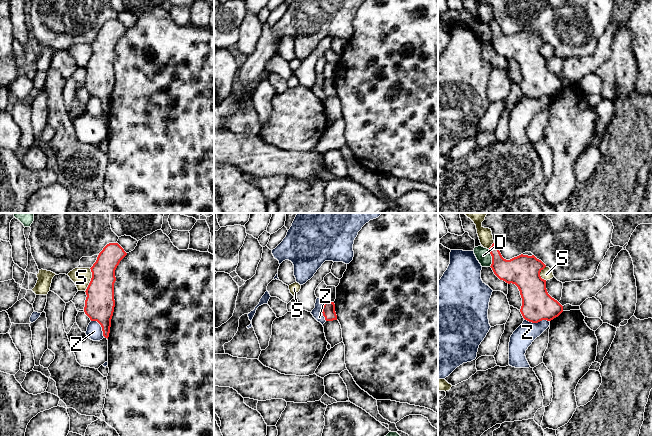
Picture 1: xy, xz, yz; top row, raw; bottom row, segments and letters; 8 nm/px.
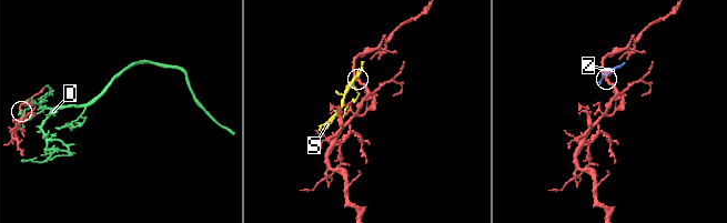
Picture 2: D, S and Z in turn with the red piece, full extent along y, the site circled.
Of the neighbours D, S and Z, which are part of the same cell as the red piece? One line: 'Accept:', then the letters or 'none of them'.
Accept: none of them

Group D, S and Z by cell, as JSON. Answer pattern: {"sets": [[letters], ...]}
{"sets": [["D"], ["S"], ["Z"]]}

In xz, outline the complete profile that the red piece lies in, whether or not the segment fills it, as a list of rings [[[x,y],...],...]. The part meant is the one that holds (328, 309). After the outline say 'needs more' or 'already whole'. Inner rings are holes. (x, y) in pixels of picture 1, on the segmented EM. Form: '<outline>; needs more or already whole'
[[[325,302],[322,307],[322,313],[326,321],[337,320],[334,302]]]; already whole

